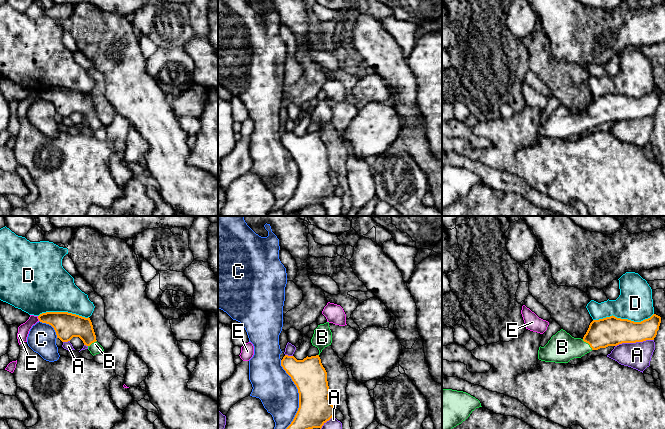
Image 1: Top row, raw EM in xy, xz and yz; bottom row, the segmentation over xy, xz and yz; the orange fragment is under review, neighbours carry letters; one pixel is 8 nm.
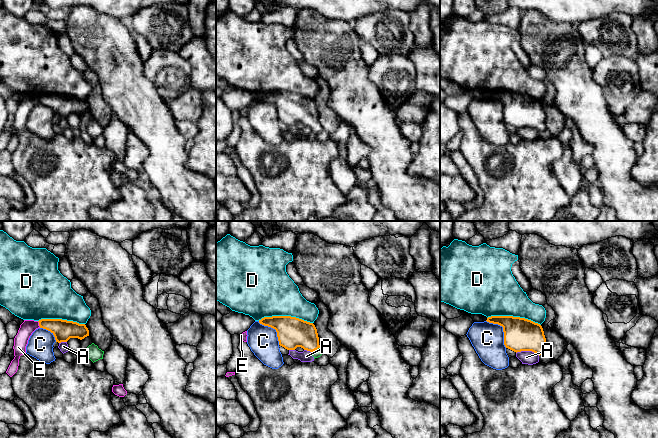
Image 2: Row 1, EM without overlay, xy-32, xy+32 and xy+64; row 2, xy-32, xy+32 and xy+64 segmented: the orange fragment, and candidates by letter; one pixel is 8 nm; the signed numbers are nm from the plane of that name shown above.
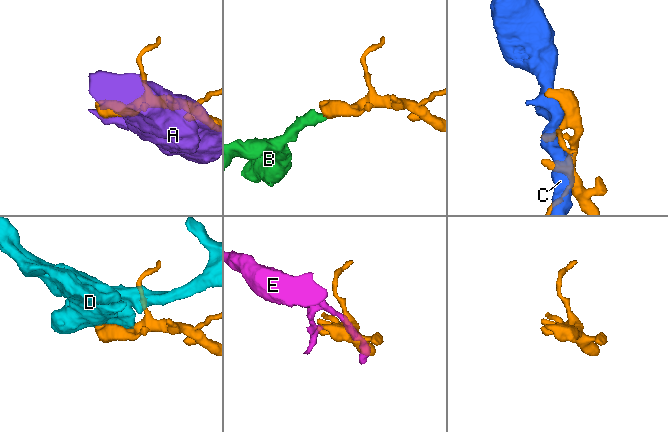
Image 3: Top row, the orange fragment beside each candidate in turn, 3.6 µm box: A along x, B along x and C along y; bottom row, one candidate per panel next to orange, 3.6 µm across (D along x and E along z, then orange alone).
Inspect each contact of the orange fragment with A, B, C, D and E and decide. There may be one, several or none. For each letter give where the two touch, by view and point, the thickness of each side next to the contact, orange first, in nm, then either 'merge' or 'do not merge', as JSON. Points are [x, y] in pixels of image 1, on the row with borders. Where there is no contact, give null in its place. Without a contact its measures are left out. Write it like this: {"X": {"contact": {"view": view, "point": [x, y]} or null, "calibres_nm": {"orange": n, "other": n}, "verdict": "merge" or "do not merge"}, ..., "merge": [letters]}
{"A": {"contact": {"view": "yz", "point": [634, 342]}, "calibres_nm": {"orange": 240, "other": 220}, "verdict": "do not merge"}, "B": {"contact": {"view": "yz", "point": [588, 343]}, "calibres_nm": {"orange": 240, "other": 240}, "verdict": "merge"}, "C": {"contact": {"view": "xz", "point": [299, 394]}, "calibres_nm": {"orange": 280, "other": 300}, "verdict": "do not merge"}, "D": {"contact": {"view": "yz", "point": [623, 319]}, "calibres_nm": {"orange": 240, "other": 280}, "verdict": "do not merge"}, "E": {"contact": {"view": "xy", "point": [38, 318]}, "calibres_nm": {"orange": 200, "other": 100}, "verdict": "do not merge"}, "merge": ["B"]}

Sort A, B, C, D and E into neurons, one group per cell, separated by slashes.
A / B / C / D / E

